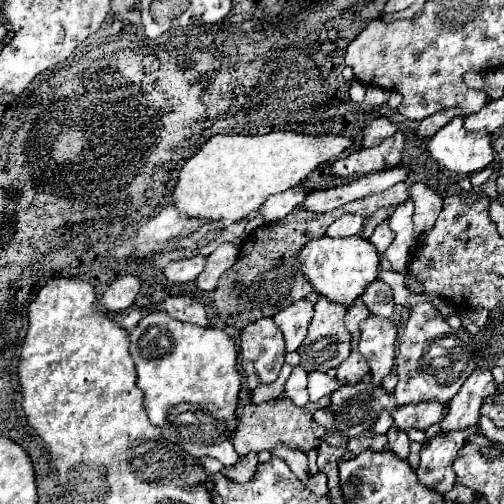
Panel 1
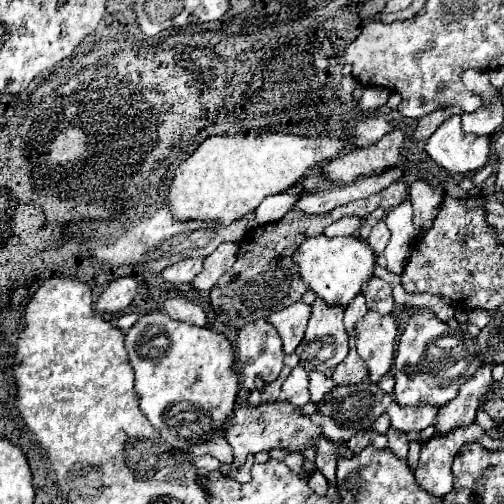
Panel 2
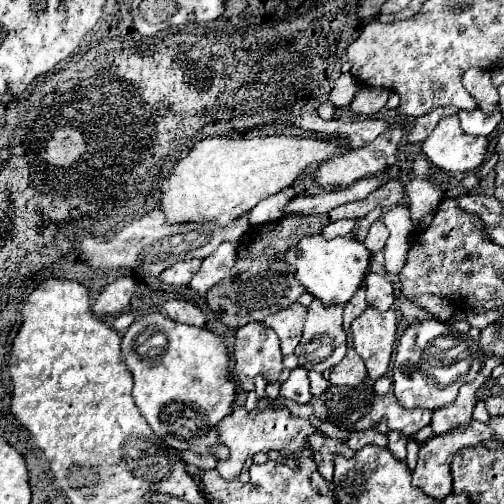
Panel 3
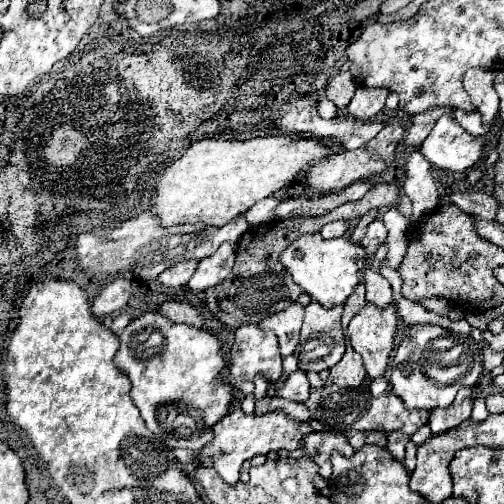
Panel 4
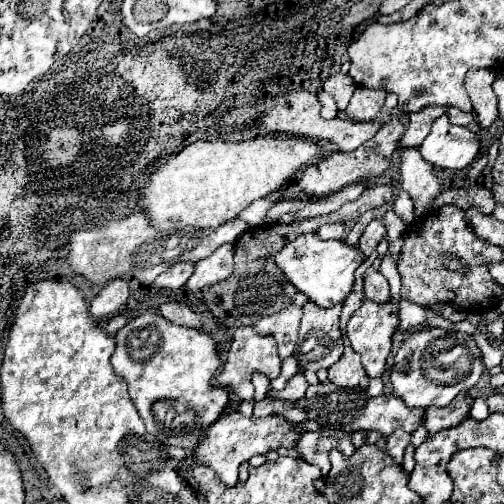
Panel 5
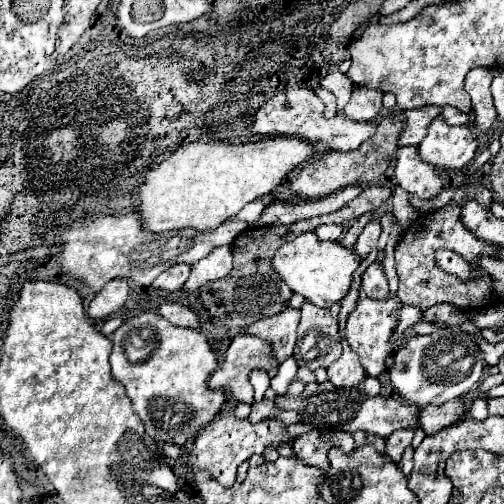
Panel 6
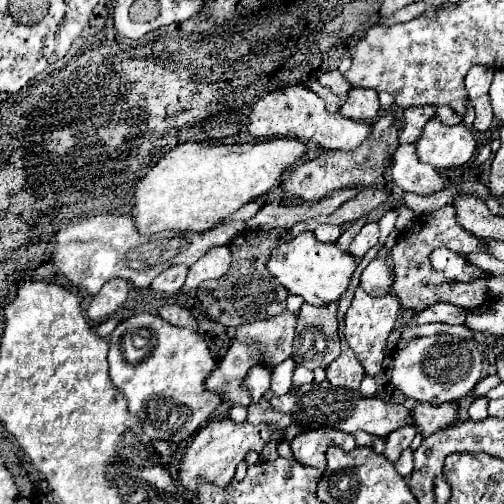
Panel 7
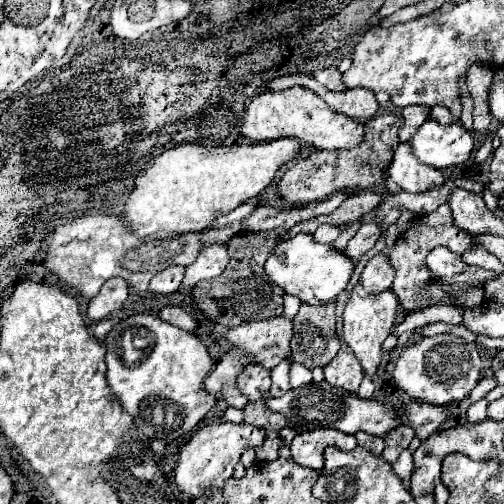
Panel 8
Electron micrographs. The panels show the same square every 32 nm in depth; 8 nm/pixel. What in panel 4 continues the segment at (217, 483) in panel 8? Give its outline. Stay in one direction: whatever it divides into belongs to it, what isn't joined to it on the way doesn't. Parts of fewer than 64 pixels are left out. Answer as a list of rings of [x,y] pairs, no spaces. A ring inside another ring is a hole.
[[[234,410],[226,414],[220,422],[216,422],[212,428],[212,440],[200,450],[200,456],[208,456],[212,460],[214,470],[220,474],[220,478],[226,484],[236,484],[240,476],[240,466],[244,460],[250,460],[256,454],[268,454],[270,450],[296,450],[302,444],[304,434],[308,434],[312,428],[308,422],[296,422],[290,420],[284,412],[270,412],[264,416],[246,416],[242,410]]]

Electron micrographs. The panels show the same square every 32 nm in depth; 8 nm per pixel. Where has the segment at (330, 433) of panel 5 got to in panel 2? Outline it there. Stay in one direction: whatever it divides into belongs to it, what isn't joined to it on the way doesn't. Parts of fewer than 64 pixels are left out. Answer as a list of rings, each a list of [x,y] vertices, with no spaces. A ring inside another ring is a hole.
[[[324,436],[314,438],[314,450],[316,450],[316,467],[326,477],[329,483],[336,483],[336,463],[340,456],[352,458],[354,452],[346,448],[344,444],[334,444],[332,440]]]

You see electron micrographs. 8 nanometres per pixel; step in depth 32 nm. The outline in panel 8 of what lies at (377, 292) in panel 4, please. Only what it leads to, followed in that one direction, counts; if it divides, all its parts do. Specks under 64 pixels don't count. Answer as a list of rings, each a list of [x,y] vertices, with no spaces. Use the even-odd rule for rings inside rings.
[[[378,254],[366,264],[362,272],[362,286],[372,294],[384,292],[384,290],[390,290],[394,276],[396,276],[396,270],[392,268],[390,258],[386,254]]]

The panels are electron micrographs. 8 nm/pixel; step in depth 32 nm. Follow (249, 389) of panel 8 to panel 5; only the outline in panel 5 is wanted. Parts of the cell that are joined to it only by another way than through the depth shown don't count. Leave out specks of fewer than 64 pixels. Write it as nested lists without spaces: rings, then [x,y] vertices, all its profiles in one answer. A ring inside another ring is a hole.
[[[254,372],[252,374],[252,384],[256,388],[256,394],[254,394],[254,400],[262,400],[266,396],[266,392],[270,390],[270,378],[262,372]]]

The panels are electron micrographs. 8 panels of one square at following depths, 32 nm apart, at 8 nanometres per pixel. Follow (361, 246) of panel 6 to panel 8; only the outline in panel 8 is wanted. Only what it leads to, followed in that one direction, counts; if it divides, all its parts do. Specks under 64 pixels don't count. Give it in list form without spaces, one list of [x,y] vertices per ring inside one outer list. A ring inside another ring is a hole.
[[[374,222],[362,224],[360,230],[356,232],[356,236],[348,242],[344,254],[346,254],[350,260],[358,262],[360,256],[366,254],[366,252],[376,244],[378,238],[380,238],[380,226],[378,226],[378,224],[374,224]]]

